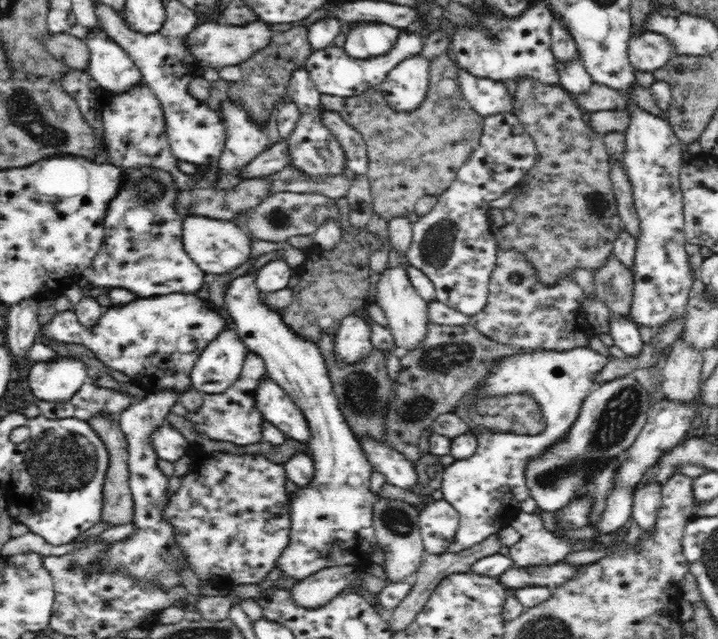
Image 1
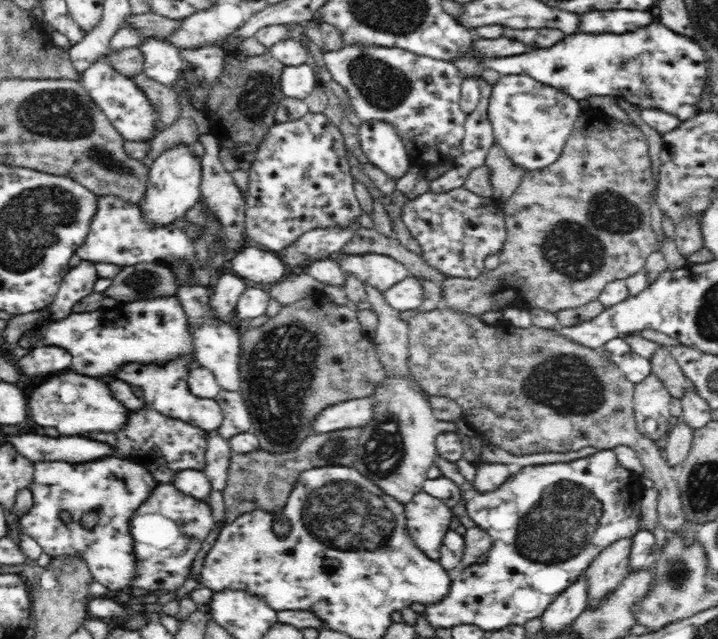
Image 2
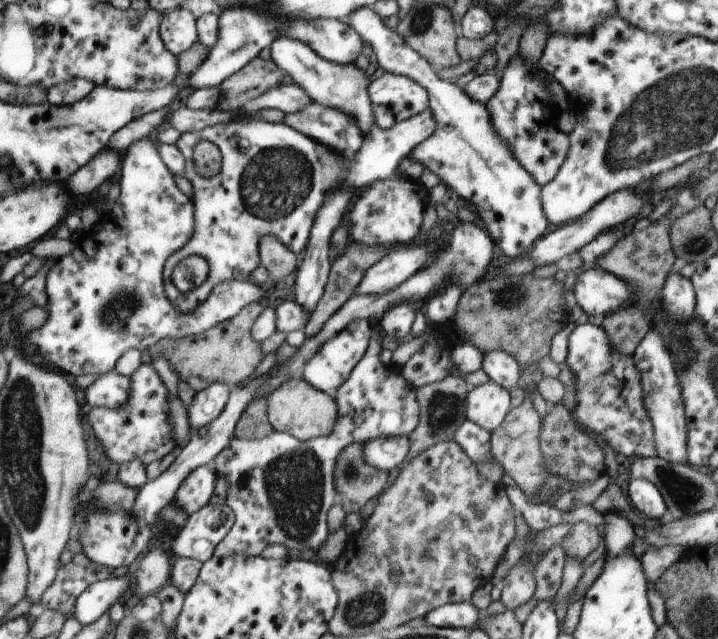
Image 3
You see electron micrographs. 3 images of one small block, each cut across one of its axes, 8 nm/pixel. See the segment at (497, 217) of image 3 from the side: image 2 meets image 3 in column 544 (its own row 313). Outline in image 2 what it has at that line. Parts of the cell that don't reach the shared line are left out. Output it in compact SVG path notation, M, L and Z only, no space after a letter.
M224 270L224 276L220 272L220 277L212 288L214 291L210 294L210 311L216 322L230 325L230 316L235 313L236 303L249 285L234 272Z

